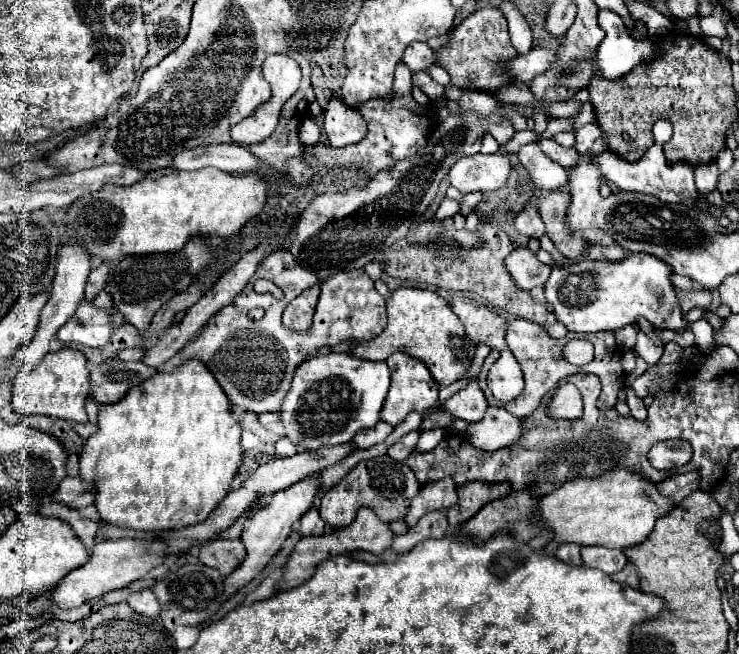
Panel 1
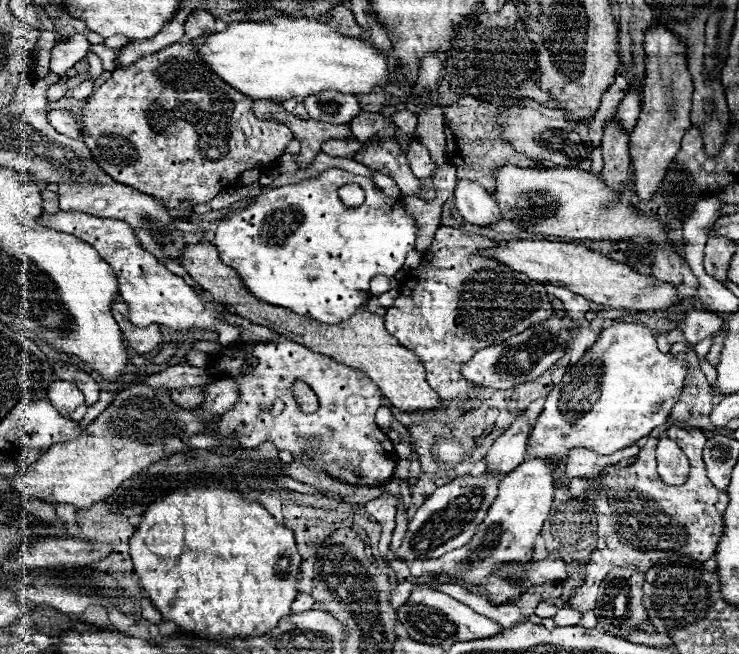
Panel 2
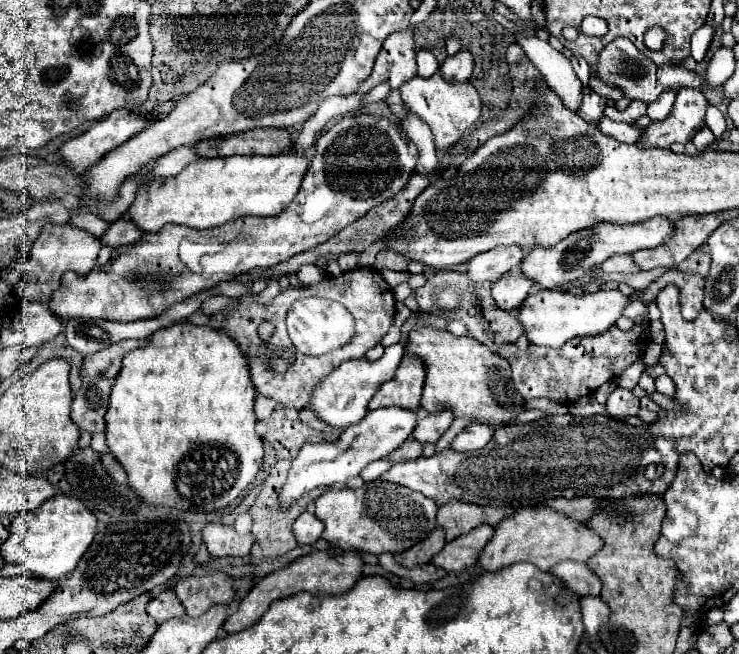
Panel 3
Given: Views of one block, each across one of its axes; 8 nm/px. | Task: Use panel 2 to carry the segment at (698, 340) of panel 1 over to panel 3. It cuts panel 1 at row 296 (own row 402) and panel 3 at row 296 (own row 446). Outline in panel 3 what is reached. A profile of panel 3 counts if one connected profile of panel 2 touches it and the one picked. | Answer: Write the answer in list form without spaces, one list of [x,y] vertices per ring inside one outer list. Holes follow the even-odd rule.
[[[540,290],[526,296],[526,300],[520,306],[518,320],[530,344],[560,348],[570,338],[602,334],[604,330],[608,330],[608,326],[612,326],[622,316],[622,310],[628,302],[630,298],[624,296],[620,290],[600,290],[584,296],[574,296],[570,292],[560,290]]]

